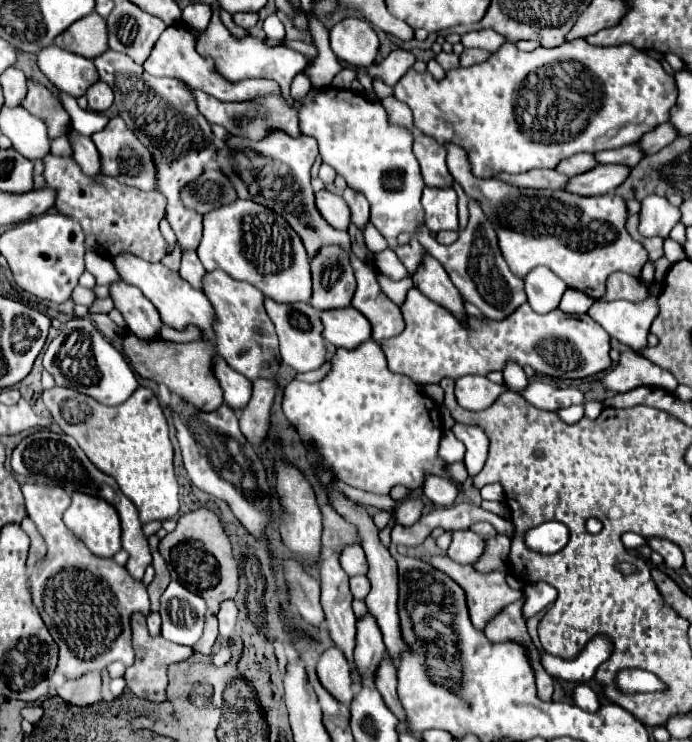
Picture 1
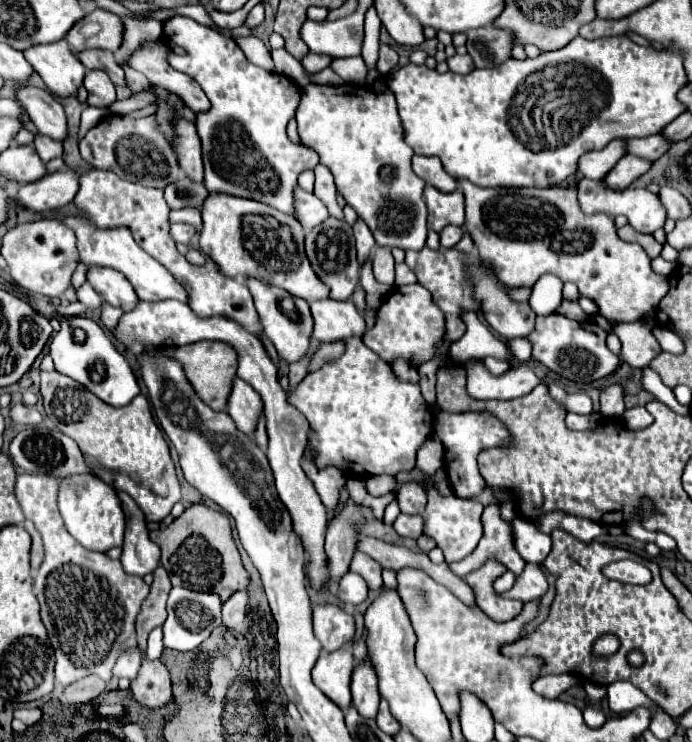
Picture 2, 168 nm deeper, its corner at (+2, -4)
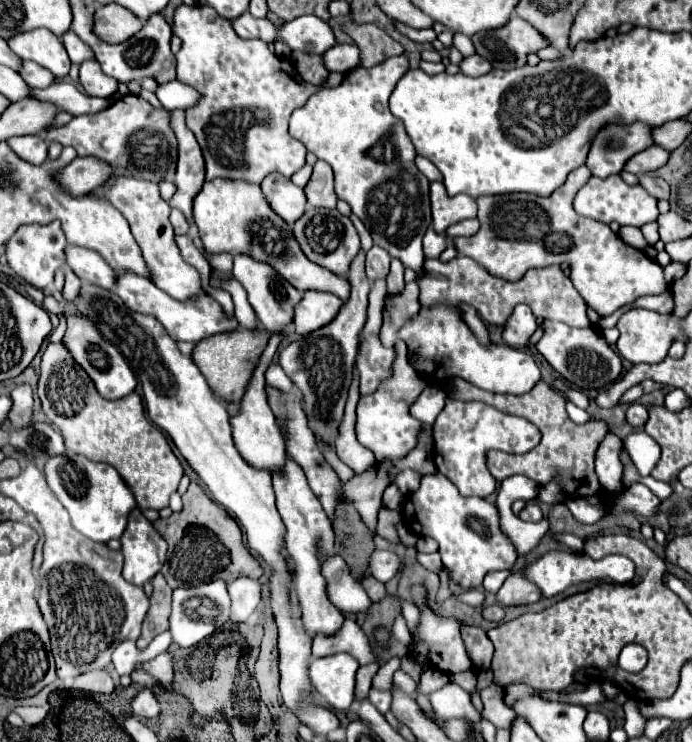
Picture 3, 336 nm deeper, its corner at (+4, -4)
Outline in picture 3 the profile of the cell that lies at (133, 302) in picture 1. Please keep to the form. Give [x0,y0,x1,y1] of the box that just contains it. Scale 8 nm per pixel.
[65,245,115,289]

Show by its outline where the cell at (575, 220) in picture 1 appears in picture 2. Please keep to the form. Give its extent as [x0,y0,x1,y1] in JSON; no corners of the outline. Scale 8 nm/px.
[461,179,669,321]

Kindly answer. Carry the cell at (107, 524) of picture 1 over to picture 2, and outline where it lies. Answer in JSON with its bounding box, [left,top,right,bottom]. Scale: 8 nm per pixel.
[59,475,125,553]

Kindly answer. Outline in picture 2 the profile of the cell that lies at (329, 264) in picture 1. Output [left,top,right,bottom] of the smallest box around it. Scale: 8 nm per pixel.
[305,217,359,301]

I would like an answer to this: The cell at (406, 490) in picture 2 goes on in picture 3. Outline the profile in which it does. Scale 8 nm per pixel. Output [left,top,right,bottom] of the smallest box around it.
[393,469,421,495]

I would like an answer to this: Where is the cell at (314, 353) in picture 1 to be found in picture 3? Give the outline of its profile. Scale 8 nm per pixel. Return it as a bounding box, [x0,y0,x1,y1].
[233,255,301,333]

